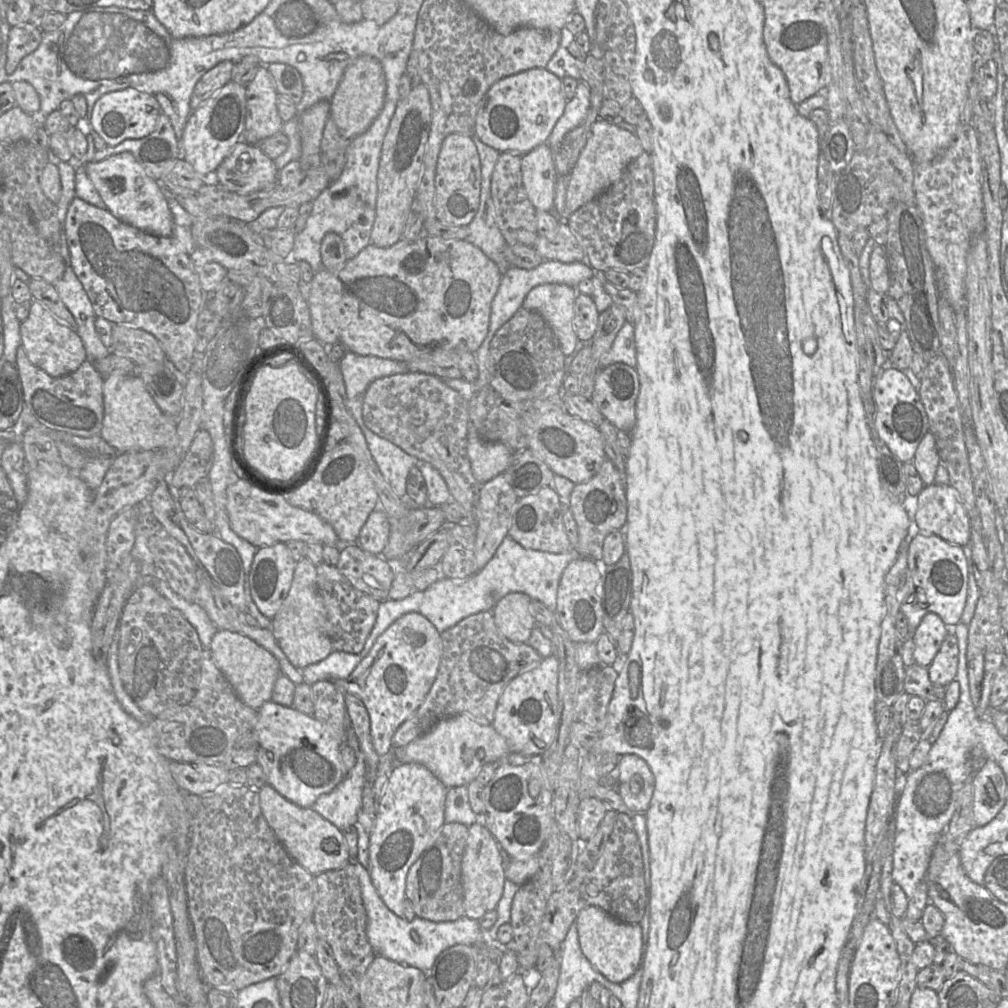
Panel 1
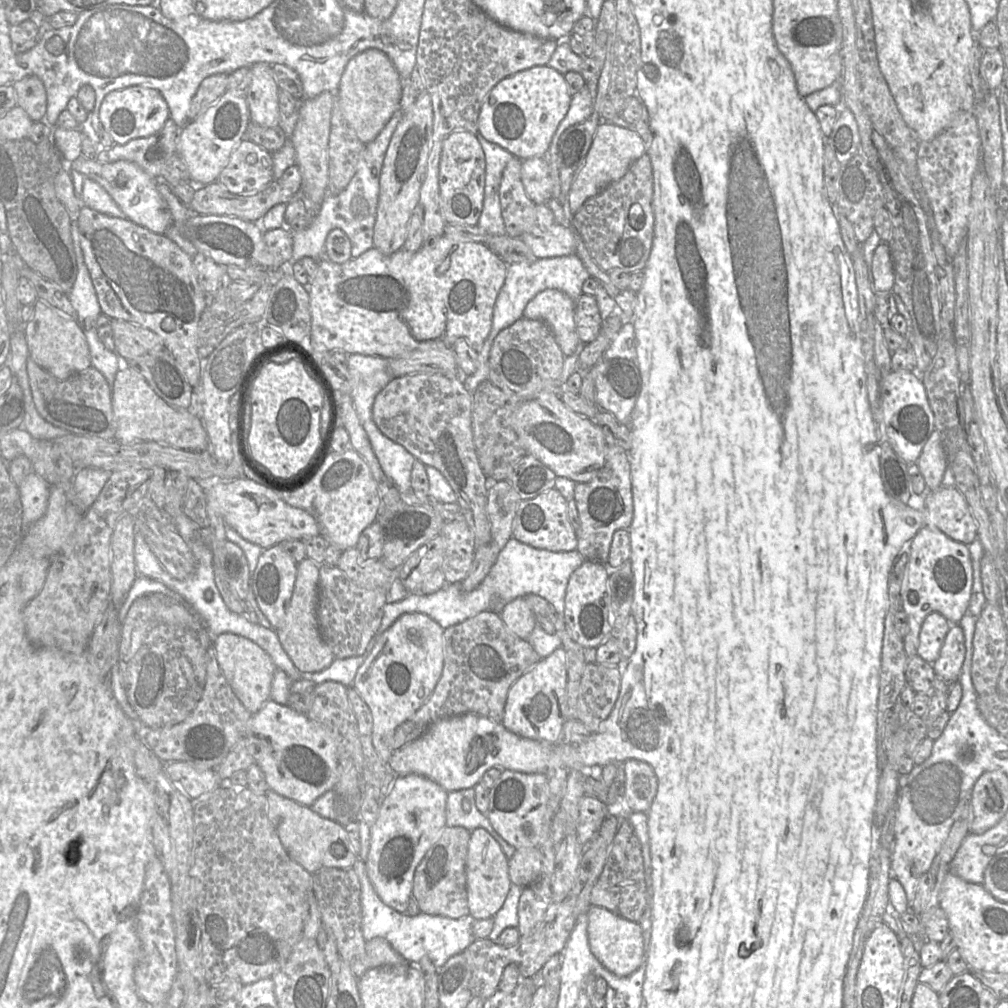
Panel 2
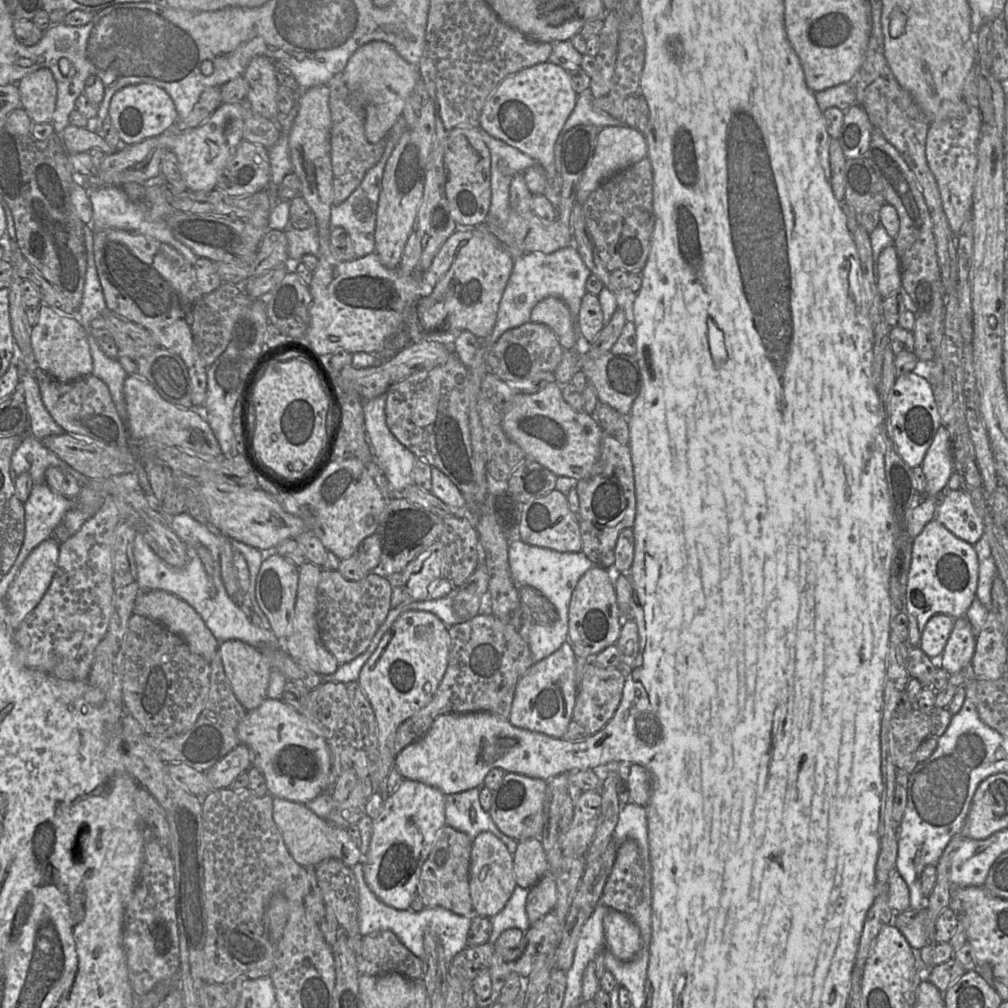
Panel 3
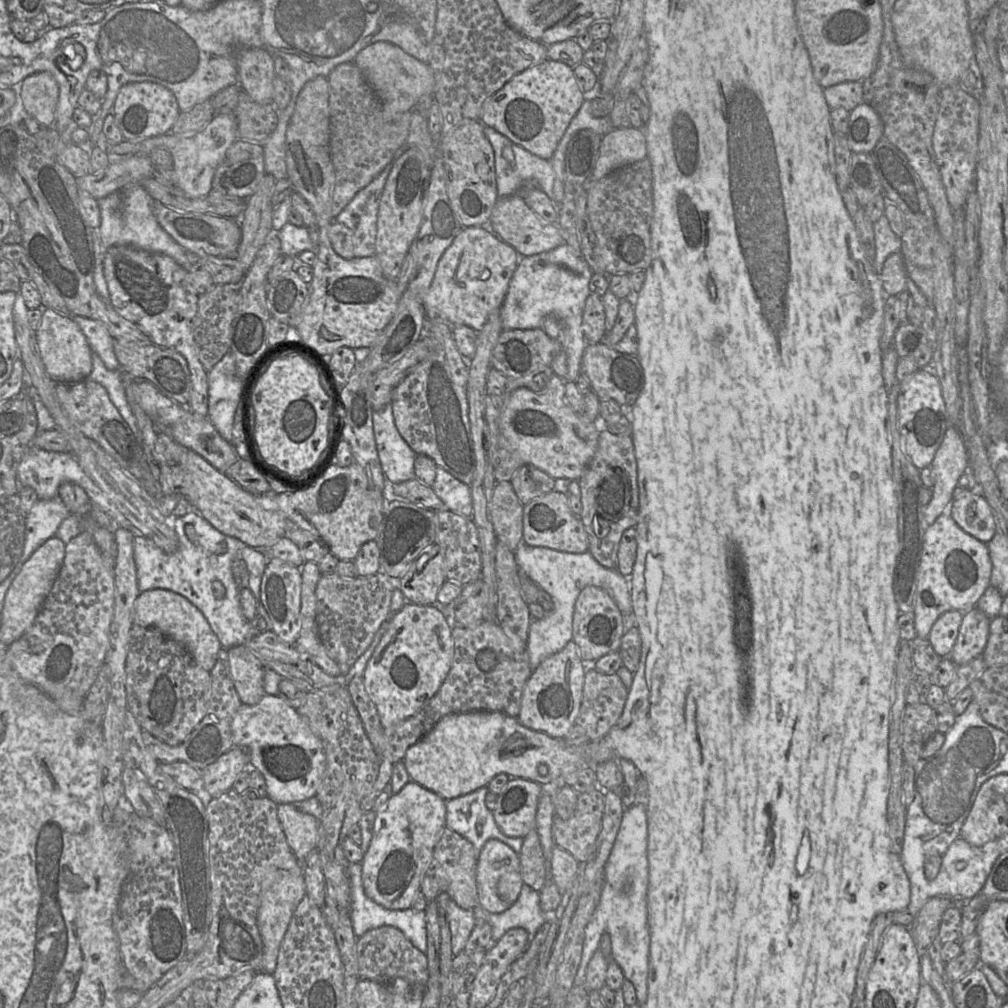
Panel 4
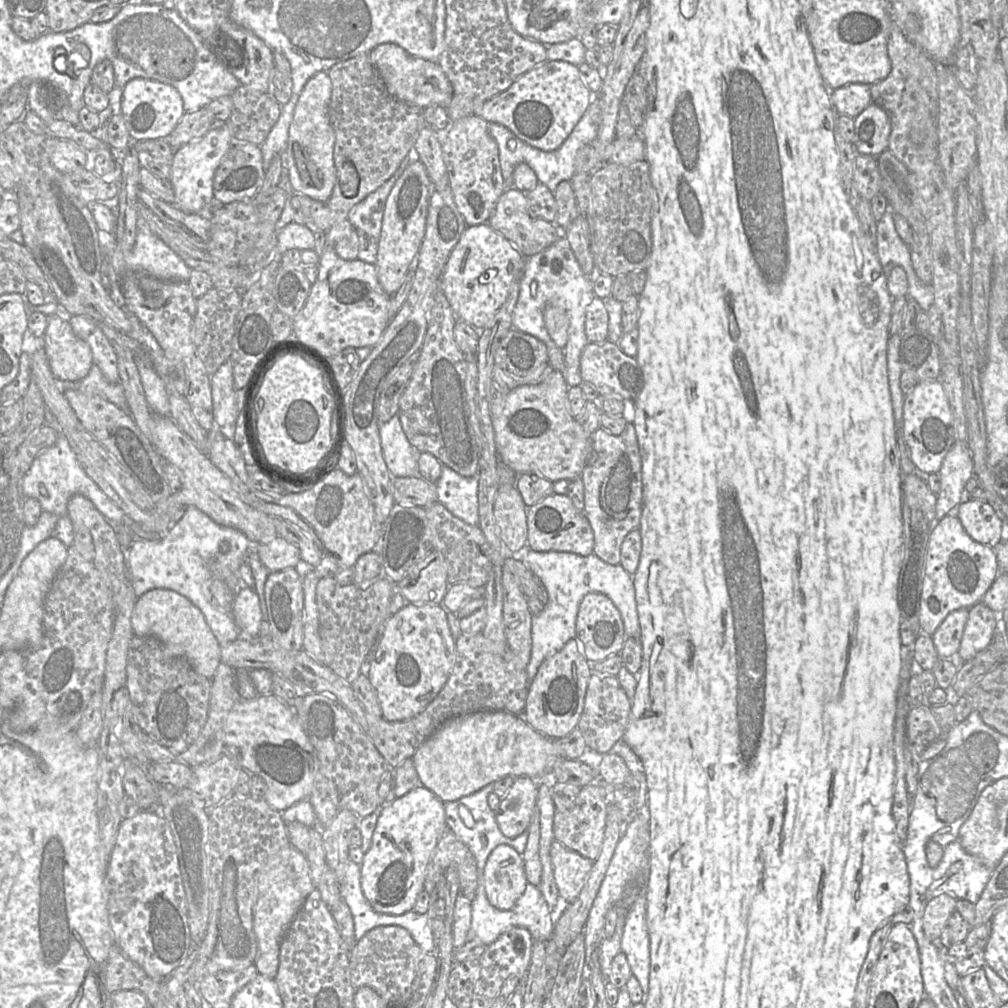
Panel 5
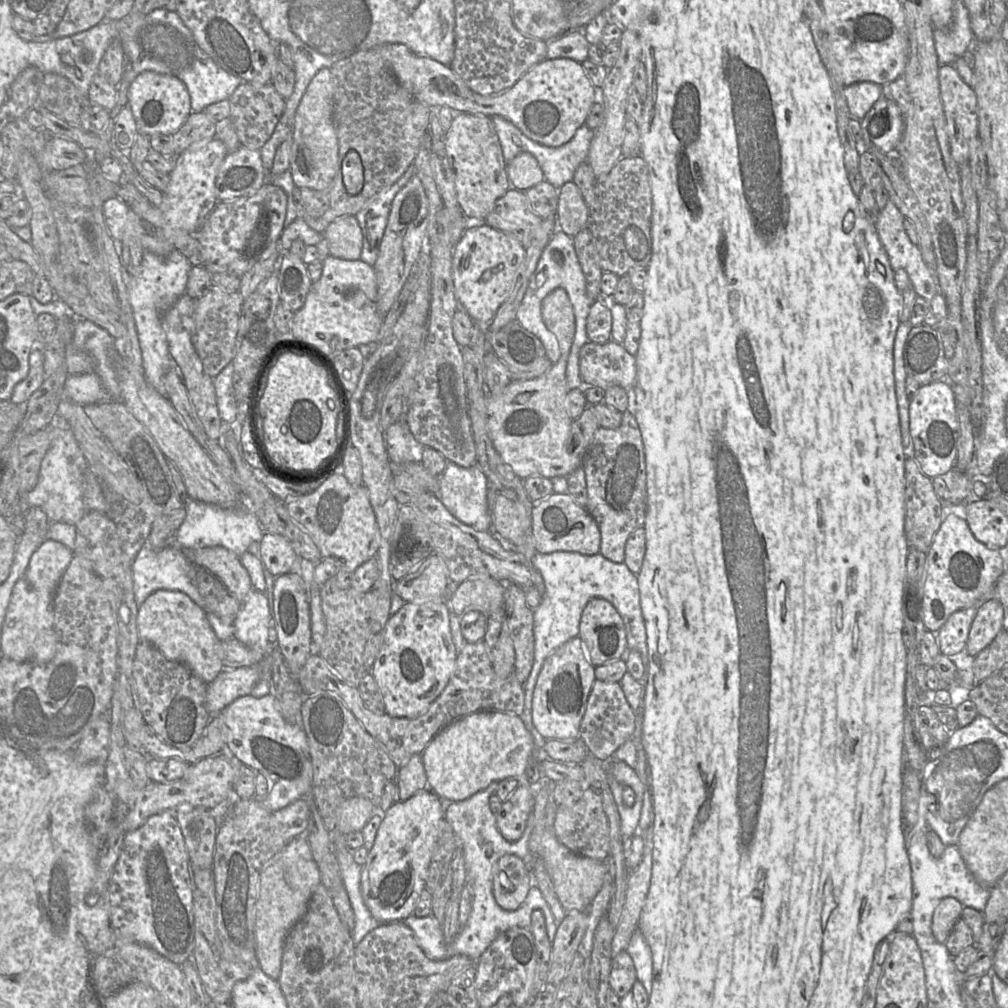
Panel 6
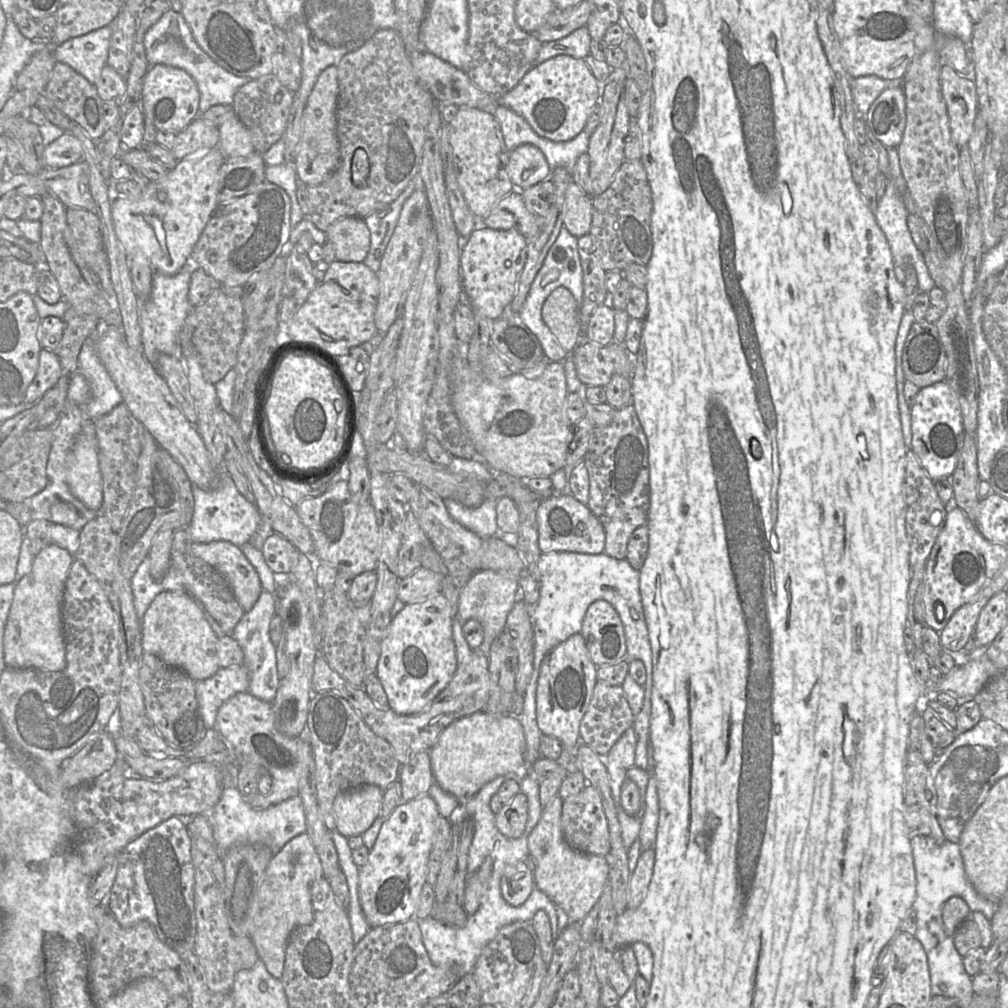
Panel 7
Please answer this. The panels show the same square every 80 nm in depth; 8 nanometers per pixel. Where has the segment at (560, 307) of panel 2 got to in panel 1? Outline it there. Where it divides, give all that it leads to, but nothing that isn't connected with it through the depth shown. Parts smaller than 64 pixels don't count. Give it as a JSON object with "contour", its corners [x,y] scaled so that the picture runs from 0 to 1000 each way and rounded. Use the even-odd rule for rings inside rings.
{"contour":[[[541,281],[529,285],[518,304],[536,311],[547,324],[559,351],[563,354],[570,346],[572,335],[568,322],[571,285]]]}

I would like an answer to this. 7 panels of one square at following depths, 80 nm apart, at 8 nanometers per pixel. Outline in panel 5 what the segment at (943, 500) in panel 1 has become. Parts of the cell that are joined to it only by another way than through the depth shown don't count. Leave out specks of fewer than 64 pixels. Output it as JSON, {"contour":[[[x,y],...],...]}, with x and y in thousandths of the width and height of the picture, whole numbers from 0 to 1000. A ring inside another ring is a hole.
{"contour":[[[963,495],[950,500],[949,514],[967,537],[987,543],[993,536],[995,516],[978,497]]]}

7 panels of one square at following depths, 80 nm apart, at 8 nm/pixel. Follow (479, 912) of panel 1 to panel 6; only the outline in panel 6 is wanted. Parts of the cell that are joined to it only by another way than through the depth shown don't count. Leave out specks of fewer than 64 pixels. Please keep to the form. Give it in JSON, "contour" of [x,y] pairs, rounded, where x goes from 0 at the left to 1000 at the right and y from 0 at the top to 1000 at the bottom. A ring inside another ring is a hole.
{"contour":[[[510,847],[499,848],[489,858],[489,887],[494,898],[500,903],[515,901],[528,877],[530,873],[526,860]]]}

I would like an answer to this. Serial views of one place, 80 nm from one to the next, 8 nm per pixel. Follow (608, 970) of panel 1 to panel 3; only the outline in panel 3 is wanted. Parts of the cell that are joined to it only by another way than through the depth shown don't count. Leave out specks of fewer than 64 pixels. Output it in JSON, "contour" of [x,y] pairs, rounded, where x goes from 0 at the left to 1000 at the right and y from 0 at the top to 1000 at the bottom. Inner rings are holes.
{"contour":[[[603,904],[598,911],[600,941],[618,954],[628,952],[636,943],[637,932],[634,922],[624,909]]]}

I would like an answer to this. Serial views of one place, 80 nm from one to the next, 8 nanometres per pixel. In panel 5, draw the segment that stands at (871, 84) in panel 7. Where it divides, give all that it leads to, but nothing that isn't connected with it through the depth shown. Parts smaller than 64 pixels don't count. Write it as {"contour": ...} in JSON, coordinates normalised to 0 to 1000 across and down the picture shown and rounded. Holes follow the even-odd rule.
{"contour":[[[844,82],[824,89],[823,98],[831,113],[850,116],[865,102],[862,83]]]}

